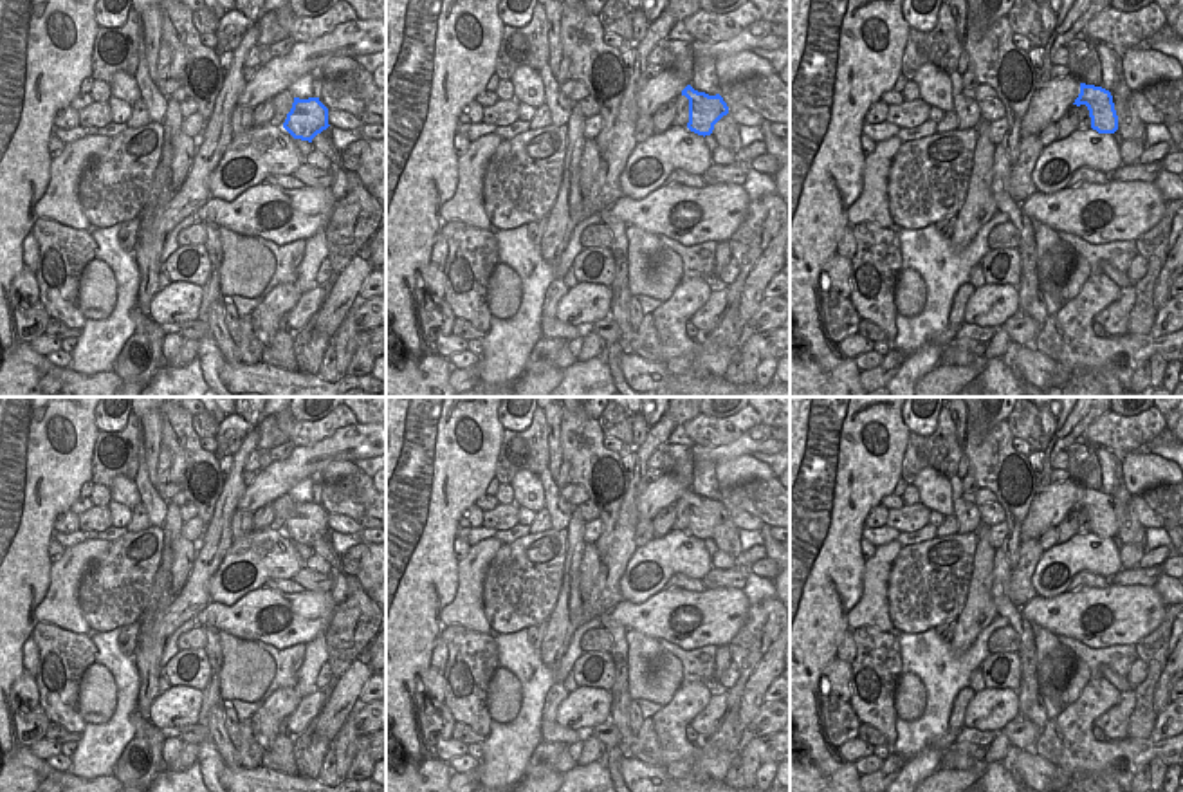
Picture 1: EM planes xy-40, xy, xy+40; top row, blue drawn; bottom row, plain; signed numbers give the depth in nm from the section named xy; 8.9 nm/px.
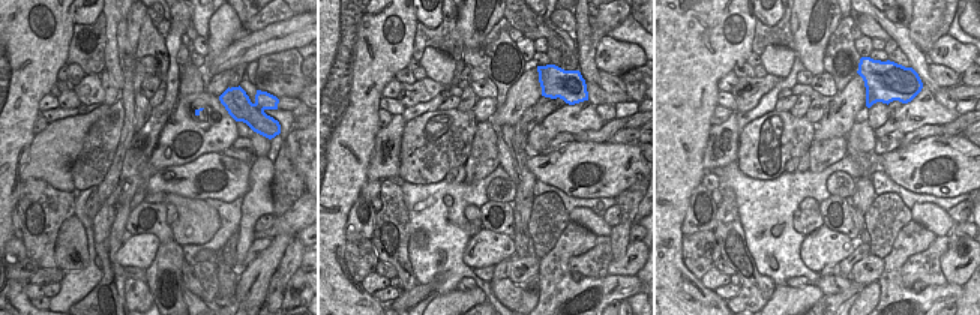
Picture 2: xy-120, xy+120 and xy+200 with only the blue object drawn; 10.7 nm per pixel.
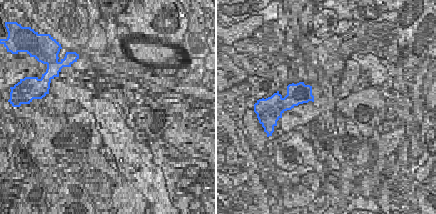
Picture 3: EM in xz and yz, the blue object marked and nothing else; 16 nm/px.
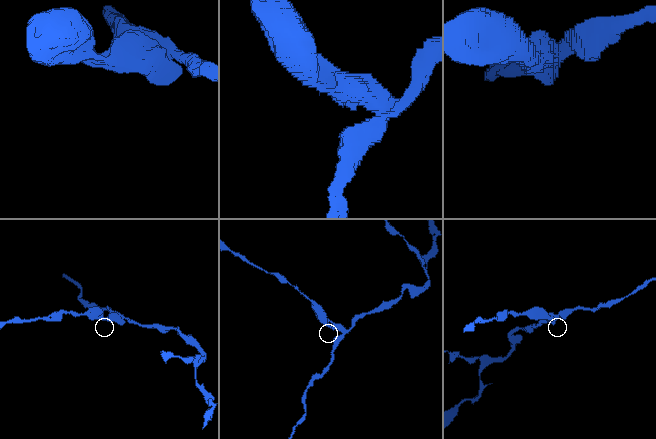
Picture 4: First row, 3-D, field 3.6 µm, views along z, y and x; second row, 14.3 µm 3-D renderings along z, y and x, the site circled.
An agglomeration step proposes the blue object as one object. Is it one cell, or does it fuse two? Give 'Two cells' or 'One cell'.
Two cells

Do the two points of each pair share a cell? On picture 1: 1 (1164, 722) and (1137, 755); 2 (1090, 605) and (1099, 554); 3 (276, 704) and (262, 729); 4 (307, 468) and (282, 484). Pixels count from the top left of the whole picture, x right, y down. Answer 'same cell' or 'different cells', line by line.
1: different cells
2: different cells
3: same cell
4: same cell

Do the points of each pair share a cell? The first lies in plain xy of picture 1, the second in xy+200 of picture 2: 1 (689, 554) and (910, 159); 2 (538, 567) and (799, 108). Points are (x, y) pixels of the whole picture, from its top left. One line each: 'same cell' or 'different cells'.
1: different cells
2: different cells

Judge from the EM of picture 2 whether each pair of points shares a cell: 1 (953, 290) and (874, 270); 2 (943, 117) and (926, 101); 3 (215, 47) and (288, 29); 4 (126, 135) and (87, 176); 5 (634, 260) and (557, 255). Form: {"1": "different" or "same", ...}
{"1": "different", "2": "same", "3": "different", "4": "different", "5": "different"}

